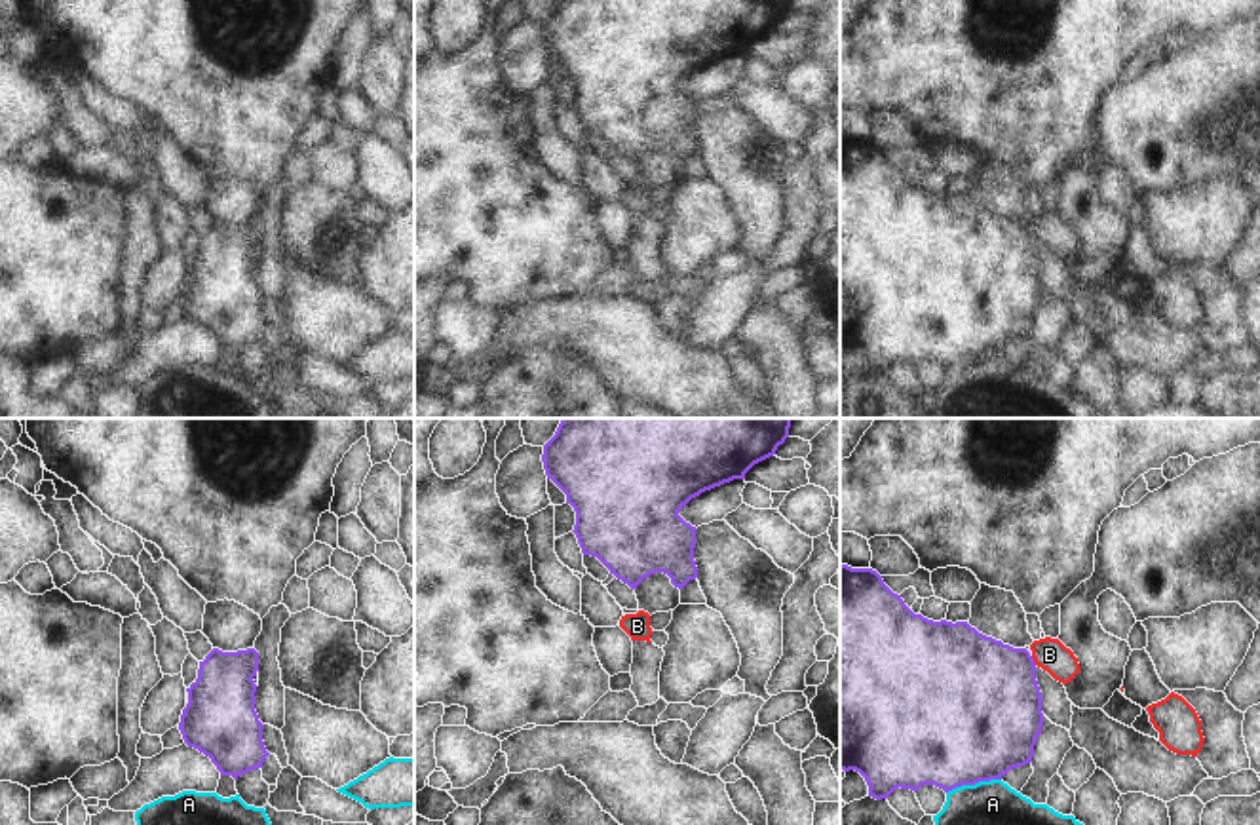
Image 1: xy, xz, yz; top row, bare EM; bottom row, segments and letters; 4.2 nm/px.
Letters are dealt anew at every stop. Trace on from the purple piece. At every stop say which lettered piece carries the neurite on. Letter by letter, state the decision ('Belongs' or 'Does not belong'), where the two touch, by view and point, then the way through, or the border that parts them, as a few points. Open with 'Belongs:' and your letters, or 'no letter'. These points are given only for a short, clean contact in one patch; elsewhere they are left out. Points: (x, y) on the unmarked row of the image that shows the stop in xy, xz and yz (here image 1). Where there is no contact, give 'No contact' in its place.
Belongs: no letter
A: Does not belong. Touches purple at yz (973, 358). Boundary: yz (1000, 352), (962, 358), (947, 367)
B: Does not belong. Touches purple at yz (1032, 234). Boundary: yz (1030, 230), (1036, 238).

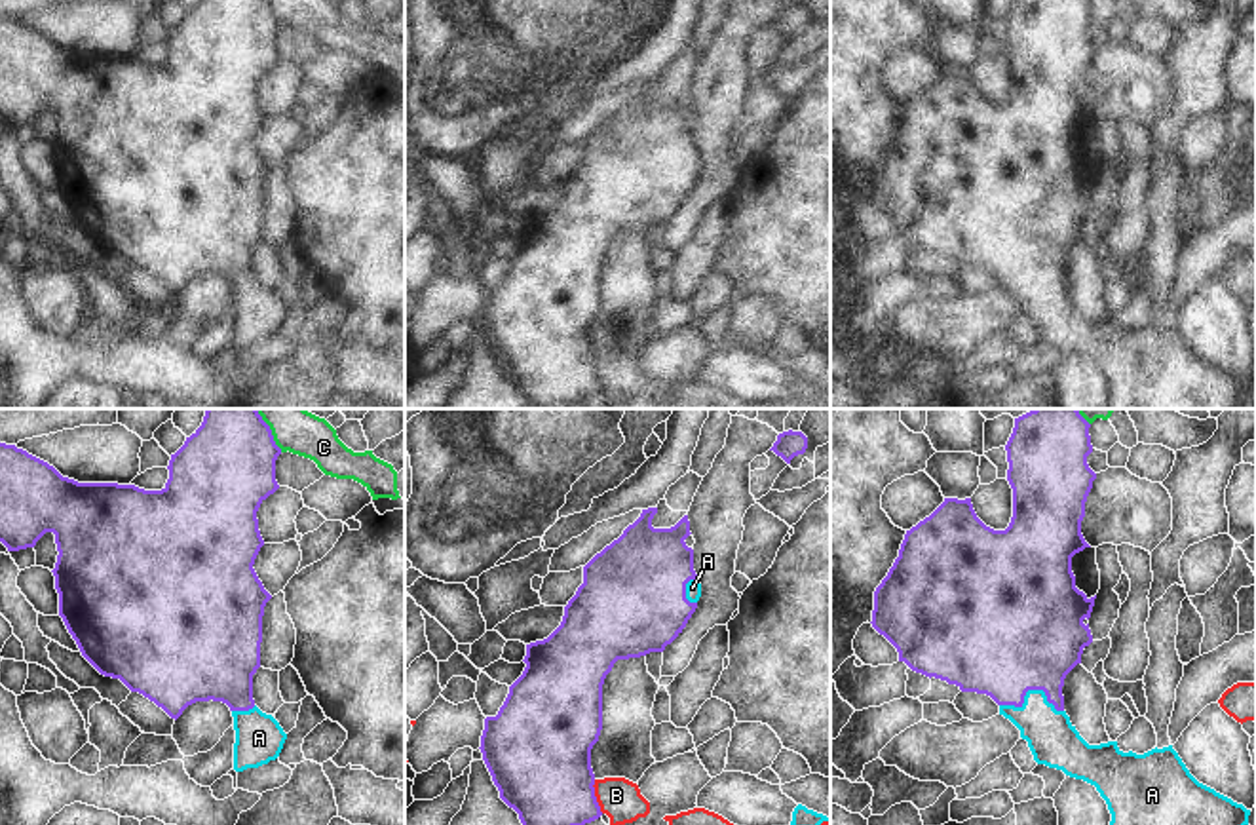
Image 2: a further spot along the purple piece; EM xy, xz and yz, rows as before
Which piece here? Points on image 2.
Belongs: A
A: Belongs. Touches purple at yz (1030, 263). Path across: yz (1015, 206), (1015, 223), (1030, 263), (1030, 272), (1051, 312)
B: Does not belong. Touches purple at xz (595, 371). Boundary: xz (593, 354), (593, 369), (603, 386)
C: Does not belong. Touches purple at xy (272, 14). Boundary: xy (268, 0), (274, 18), (282, 25).

